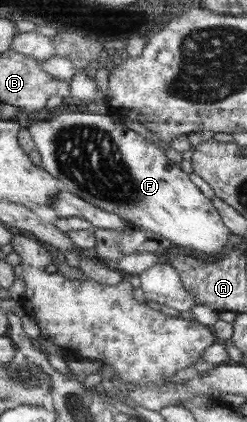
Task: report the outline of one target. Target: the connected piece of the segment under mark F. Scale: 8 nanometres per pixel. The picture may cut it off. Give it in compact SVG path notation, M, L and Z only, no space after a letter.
M72 108L50 120L37 120L28 128L41 156L42 166L62 181L62 190L72 191L102 210L118 214L134 227L145 228L172 241L174 246L190 248L201 256L216 259L224 254L230 244L230 232L223 216L215 208L212 199L190 180L190 176L171 161L163 149L130 130L125 122L119 122L108 112L92 114L82 108Z

